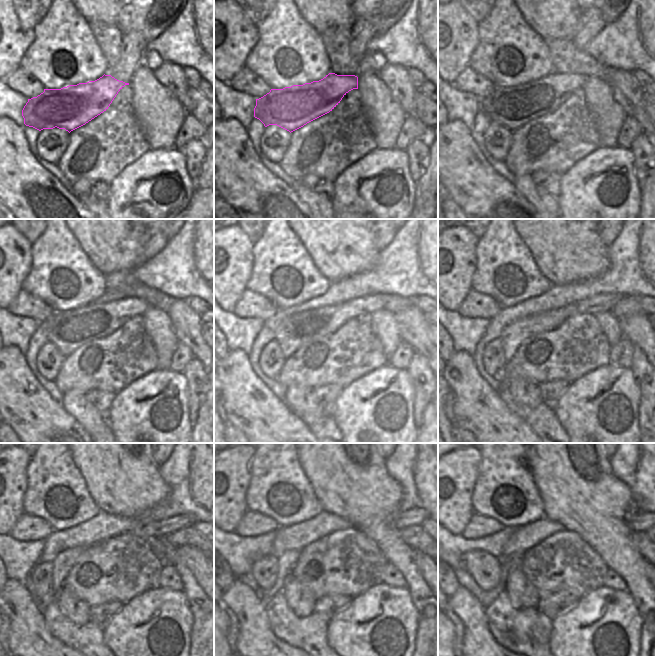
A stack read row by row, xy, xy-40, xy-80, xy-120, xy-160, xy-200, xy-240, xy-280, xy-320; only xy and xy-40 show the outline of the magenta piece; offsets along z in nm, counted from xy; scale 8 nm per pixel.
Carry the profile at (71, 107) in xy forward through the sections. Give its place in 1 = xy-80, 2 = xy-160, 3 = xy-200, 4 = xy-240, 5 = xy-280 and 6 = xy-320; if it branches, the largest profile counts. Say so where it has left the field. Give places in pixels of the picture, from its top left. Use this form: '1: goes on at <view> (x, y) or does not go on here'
1: goes on at xy-80 (512, 107)
2: goes on at xy-160 (300, 328)
3: goes on at xy-200 (518, 331)
4: goes on at xy-240 (155, 529)
5: goes on at xy-280 (403, 519)
6: goes on at xy-320 (639, 520)

